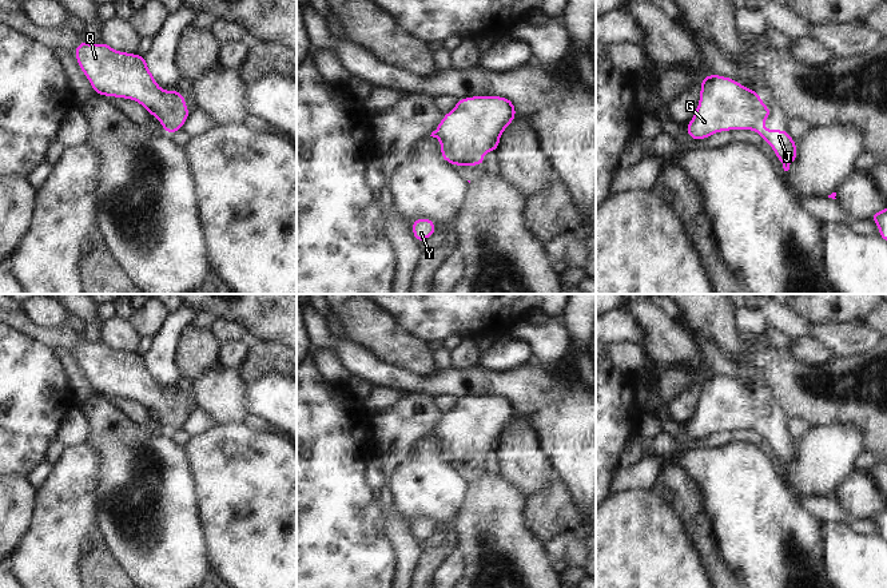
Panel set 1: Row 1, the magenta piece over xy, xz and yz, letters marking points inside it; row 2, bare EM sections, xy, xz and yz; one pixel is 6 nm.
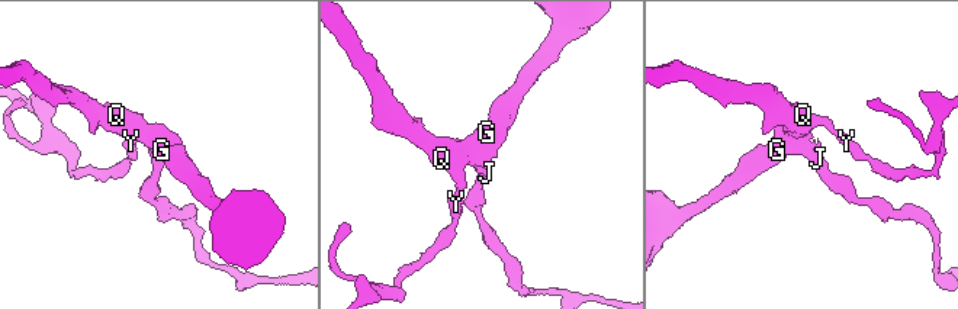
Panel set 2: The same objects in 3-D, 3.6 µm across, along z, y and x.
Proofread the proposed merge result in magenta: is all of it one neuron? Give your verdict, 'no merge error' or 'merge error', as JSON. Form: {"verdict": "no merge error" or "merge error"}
{"verdict": "no merge error"}

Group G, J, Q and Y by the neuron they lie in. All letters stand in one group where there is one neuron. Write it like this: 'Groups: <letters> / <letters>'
Groups: G J Q Y

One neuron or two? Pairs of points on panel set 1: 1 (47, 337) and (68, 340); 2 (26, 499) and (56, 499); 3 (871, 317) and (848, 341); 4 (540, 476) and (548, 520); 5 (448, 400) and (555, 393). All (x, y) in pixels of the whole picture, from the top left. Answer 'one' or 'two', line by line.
1: one
2: two
3: two
4: two
5: two

